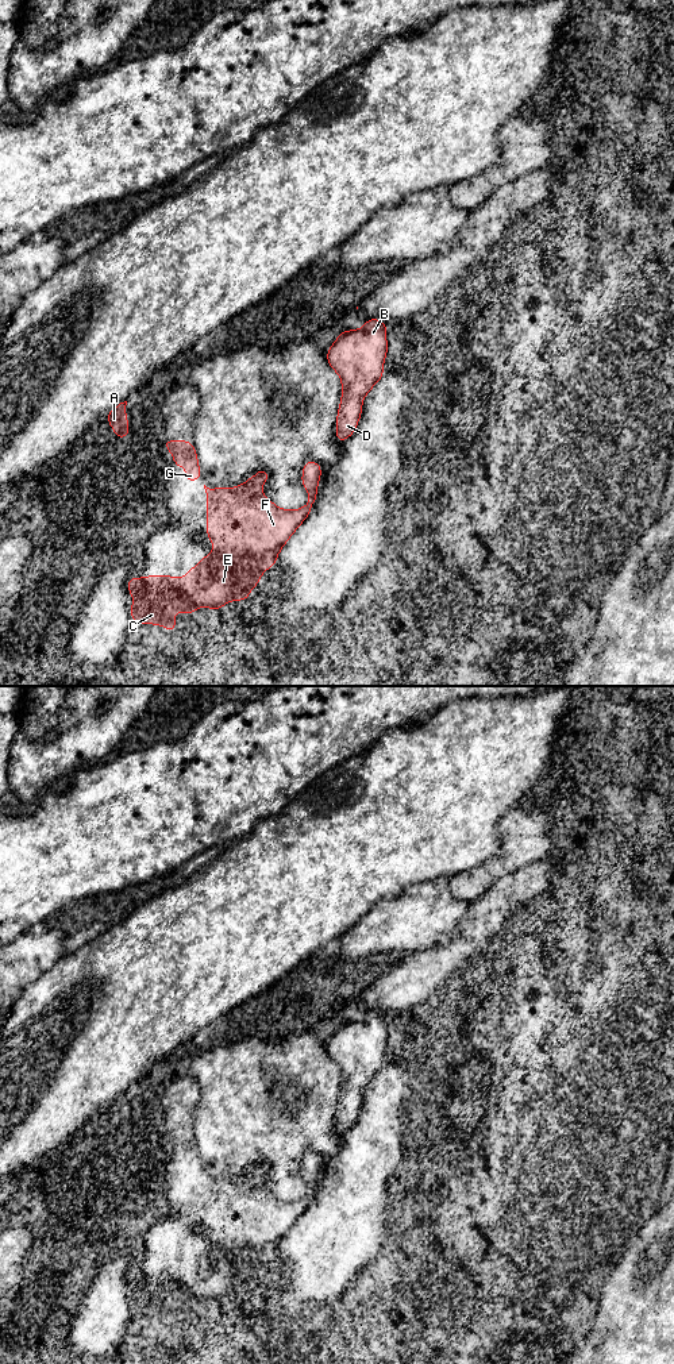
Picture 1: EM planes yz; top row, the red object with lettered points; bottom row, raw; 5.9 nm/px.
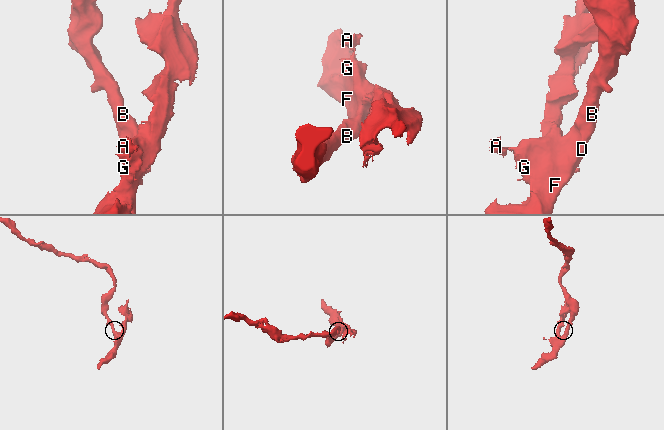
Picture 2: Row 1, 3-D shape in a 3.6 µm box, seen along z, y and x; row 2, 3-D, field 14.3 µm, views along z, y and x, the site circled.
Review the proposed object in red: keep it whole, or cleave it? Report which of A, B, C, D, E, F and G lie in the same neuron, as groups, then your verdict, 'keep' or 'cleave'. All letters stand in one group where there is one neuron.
groups A B C D E F G; keep

